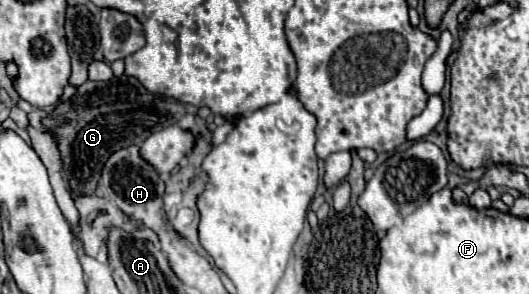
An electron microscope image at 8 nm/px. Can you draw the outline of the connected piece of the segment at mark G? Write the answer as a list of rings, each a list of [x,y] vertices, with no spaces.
[[[112,77],[110,81],[86,81],[76,87],[70,101],[56,103],[56,109],[48,111],[42,119],[42,127],[52,133],[62,157],[62,173],[66,189],[78,195],[96,193],[100,169],[108,161],[110,153],[128,147],[142,145],[152,133],[180,121],[188,107],[172,97],[150,93],[136,77]]]

